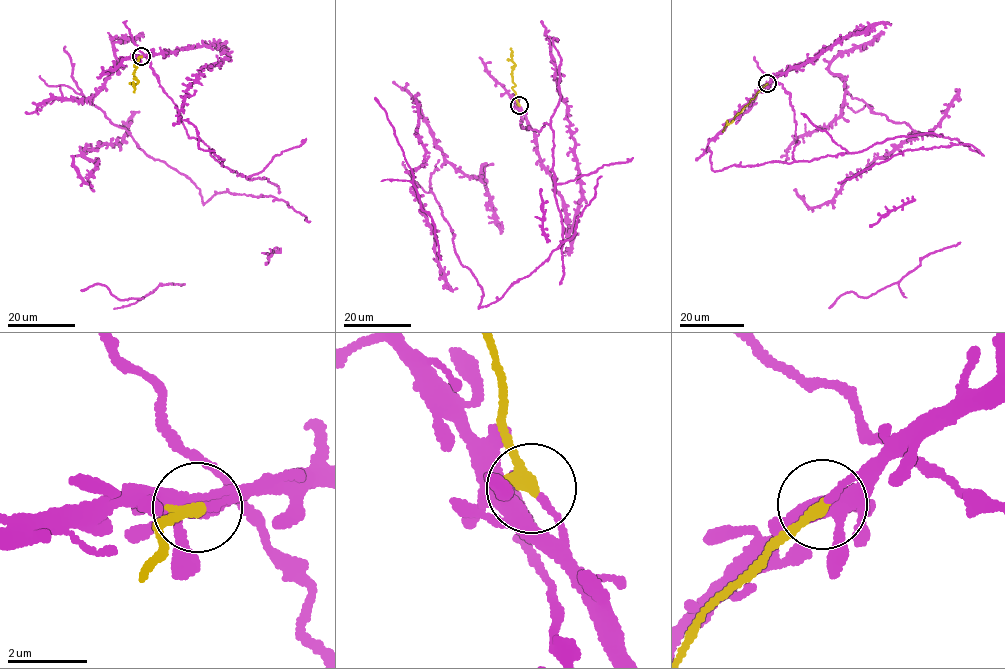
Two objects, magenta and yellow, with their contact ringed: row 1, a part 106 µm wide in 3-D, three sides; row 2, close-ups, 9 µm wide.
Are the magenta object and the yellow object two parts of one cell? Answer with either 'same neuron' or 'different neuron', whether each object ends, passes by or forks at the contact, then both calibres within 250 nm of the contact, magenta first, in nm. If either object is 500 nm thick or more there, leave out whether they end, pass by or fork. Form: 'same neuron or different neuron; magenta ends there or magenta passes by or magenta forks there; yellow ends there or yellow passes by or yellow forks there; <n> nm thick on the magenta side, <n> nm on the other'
different neuron; magenta ends there; yellow ends there; 160 nm thick on the magenta side, 320 nm on the other

